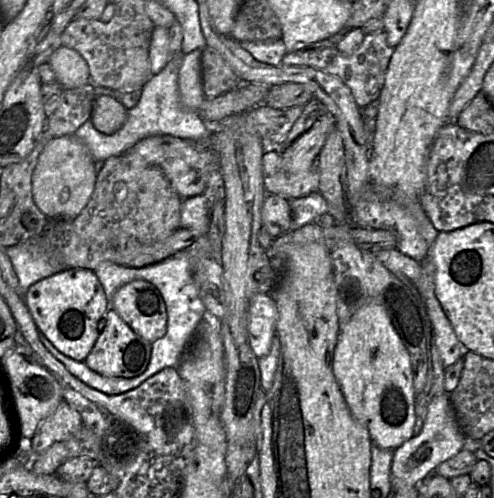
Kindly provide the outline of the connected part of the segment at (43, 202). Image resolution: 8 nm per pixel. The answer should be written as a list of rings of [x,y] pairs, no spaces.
[[[74,134],[55,137],[44,147],[33,171],[33,199],[49,219],[73,219],[88,203],[95,180],[96,161],[86,145]]]

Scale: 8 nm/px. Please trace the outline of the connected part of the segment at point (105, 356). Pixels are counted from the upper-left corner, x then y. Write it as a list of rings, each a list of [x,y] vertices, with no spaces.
[[[112,309],[105,313],[105,327],[84,360],[93,371],[108,377],[133,378],[142,374],[148,366],[152,344],[136,334]]]

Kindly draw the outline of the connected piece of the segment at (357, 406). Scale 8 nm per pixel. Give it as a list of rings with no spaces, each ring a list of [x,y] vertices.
[[[382,305],[362,306],[340,327],[333,374],[352,415],[366,426],[373,444],[395,450],[419,433],[410,356]]]

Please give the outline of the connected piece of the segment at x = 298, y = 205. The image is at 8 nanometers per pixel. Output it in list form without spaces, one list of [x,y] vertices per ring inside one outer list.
[[[319,191],[313,192],[307,196],[290,201],[292,214],[292,224],[289,231],[294,231],[310,223],[317,223],[321,215],[330,213],[329,204]]]

